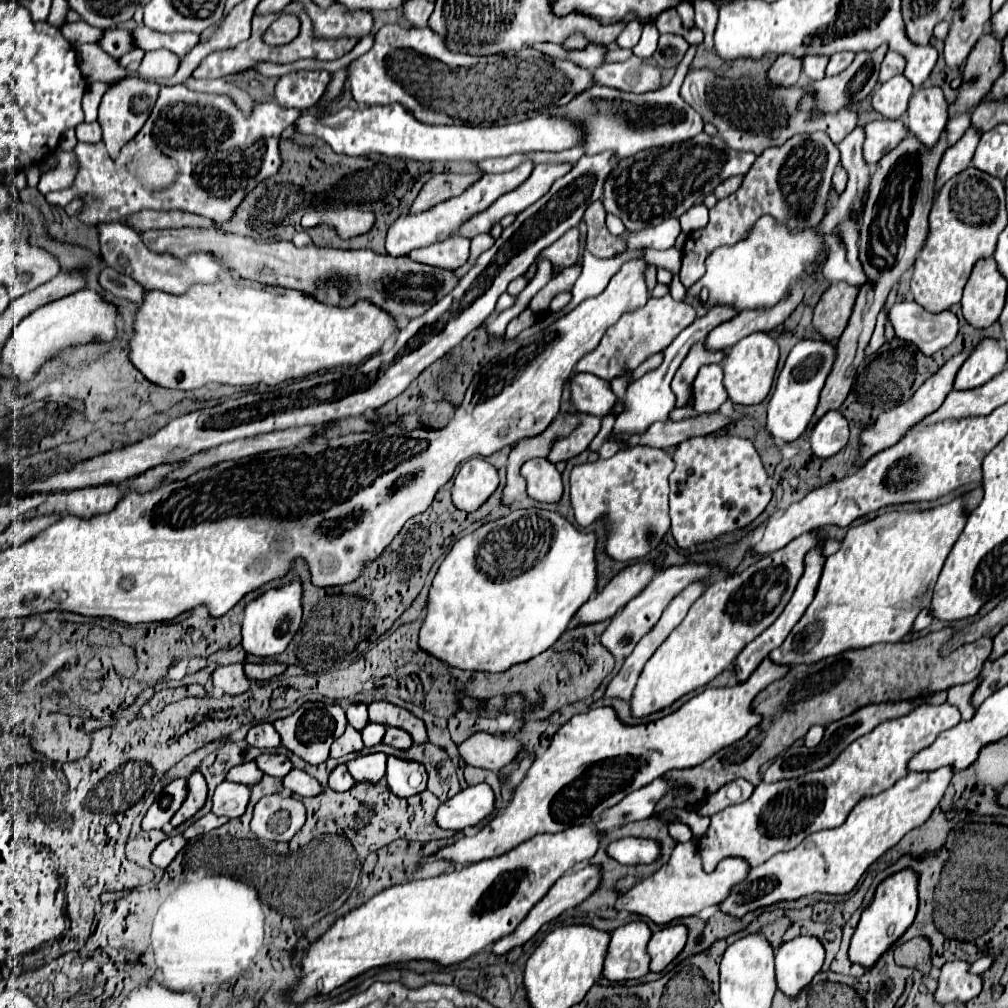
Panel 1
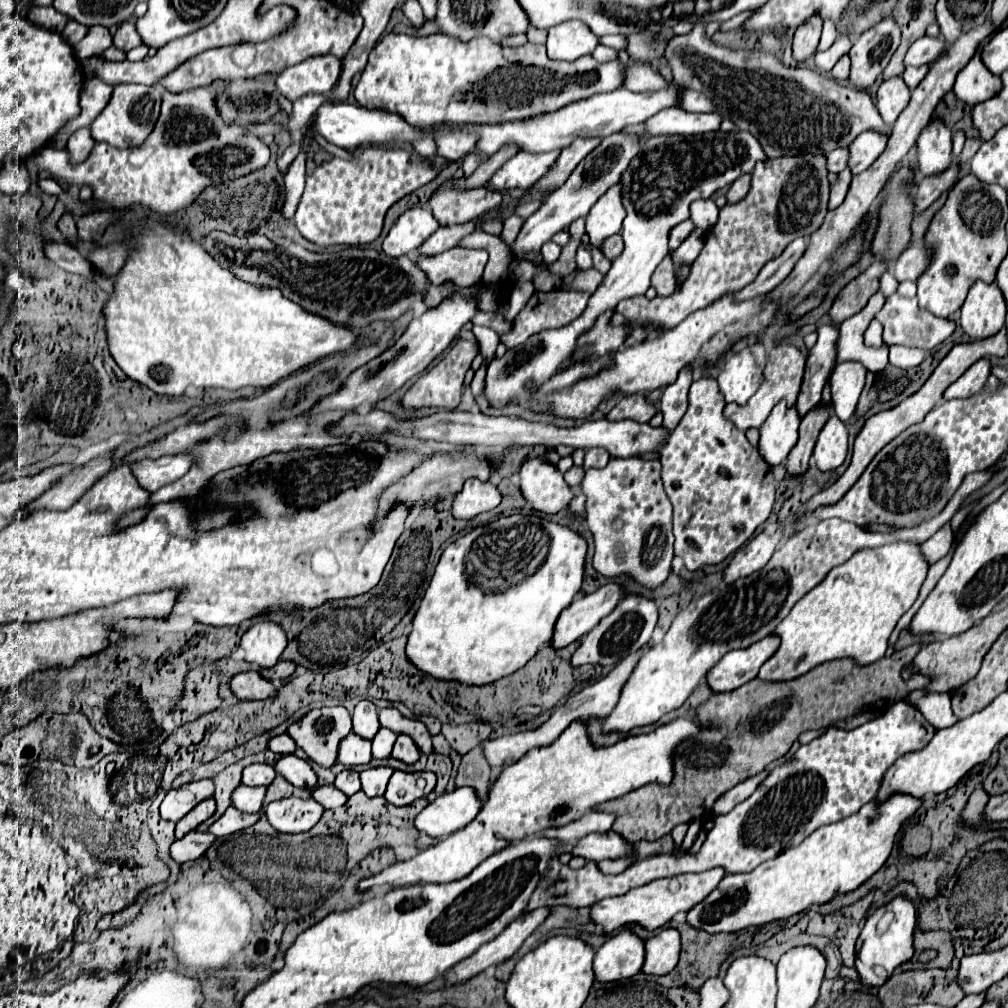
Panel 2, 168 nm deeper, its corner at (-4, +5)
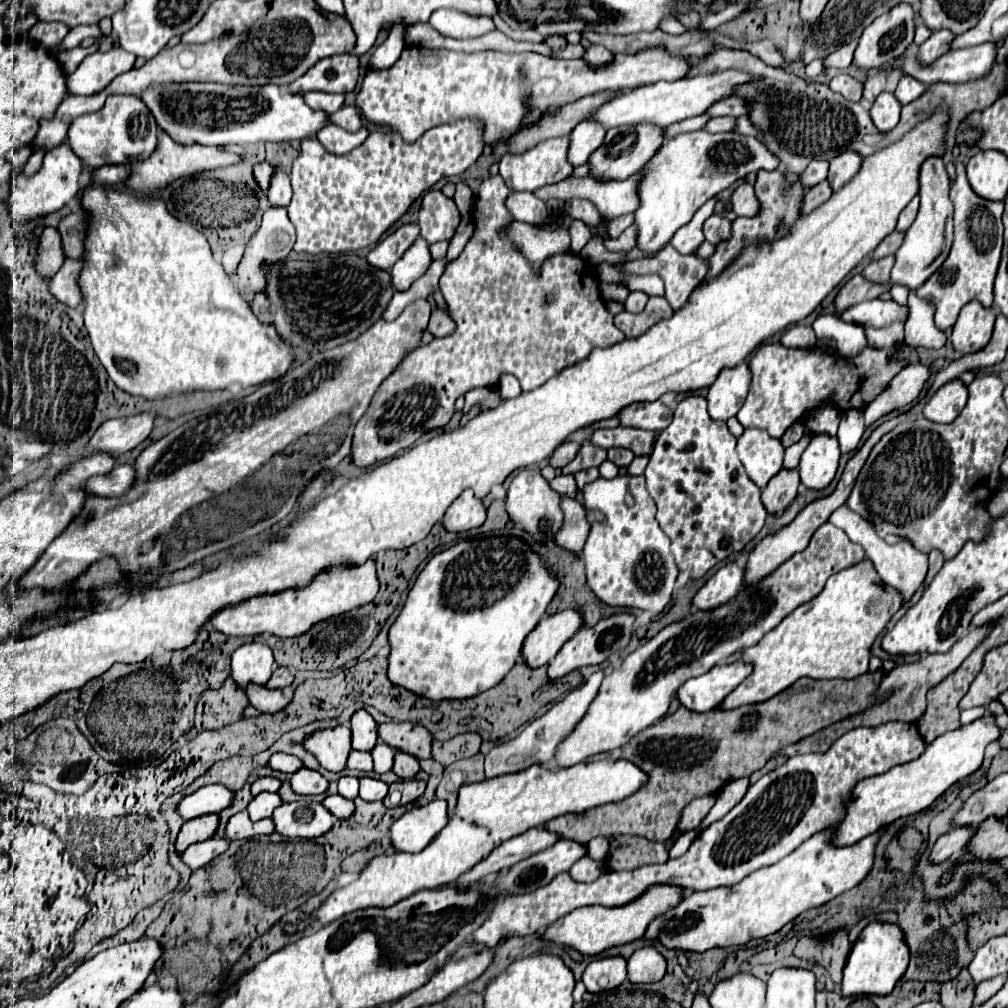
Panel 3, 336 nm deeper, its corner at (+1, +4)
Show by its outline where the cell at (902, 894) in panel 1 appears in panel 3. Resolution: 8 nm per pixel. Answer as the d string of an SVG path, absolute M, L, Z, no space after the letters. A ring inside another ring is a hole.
M871 923L859 935L859 941L853 945L853 951L843 969L841 995L889 995L895 983L903 977L909 965L907 943L903 941L903 933L897 925L889 923Z

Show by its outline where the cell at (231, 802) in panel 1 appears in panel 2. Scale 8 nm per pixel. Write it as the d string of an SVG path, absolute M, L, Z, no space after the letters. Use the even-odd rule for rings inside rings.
M240 784L236 792L232 792L232 806L244 812L258 812L262 808L266 788L248 788L246 784Z

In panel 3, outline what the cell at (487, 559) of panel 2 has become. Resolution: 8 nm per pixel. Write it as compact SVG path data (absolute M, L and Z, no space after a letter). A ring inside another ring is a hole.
M481 537L481 539L469 539L469 541L461 541L441 553L437 553L427 565L425 569L417 575L413 587L409 589L409 595L395 619L395 623L389 629L389 667L387 667L387 677L391 681L391 685L395 687L403 687L419 697L431 699L431 701L443 701L443 699L469 699L475 697L491 687L495 687L507 673L509 669L515 665L515 661L521 655L521 645L525 641L525 637L537 627L541 615L547 611L547 605L551 603L551 599L555 597L559 583L557 579L545 569L543 561L529 551L529 547L525 547L525 543L521 539L515 537Z

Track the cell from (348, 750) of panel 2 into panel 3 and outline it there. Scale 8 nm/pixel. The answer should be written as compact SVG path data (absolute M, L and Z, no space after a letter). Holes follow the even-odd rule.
M351 751L349 755L349 761L347 761L347 767L349 769L359 769L359 771L373 771L373 761L371 761L371 755L365 753L365 751Z

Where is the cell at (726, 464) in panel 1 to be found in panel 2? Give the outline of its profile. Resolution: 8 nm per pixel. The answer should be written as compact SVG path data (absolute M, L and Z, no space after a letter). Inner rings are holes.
M702 376L690 386L690 406L680 424L670 434L670 442L664 444L660 452L664 490L674 506L674 550L682 554L688 570L698 570L704 564L718 564L726 556L734 554L754 530L770 516L774 506L774 486L772 468L760 460L760 452L748 442L746 434L738 430L730 420L724 418L724 396L712 376Z

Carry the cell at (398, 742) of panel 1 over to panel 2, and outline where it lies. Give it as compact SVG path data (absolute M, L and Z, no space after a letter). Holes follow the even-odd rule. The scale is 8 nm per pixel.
M398 736L392 748L392 756L406 764L414 764L420 758L420 750L416 748L416 744L412 744L412 740L408 740L408 736Z

